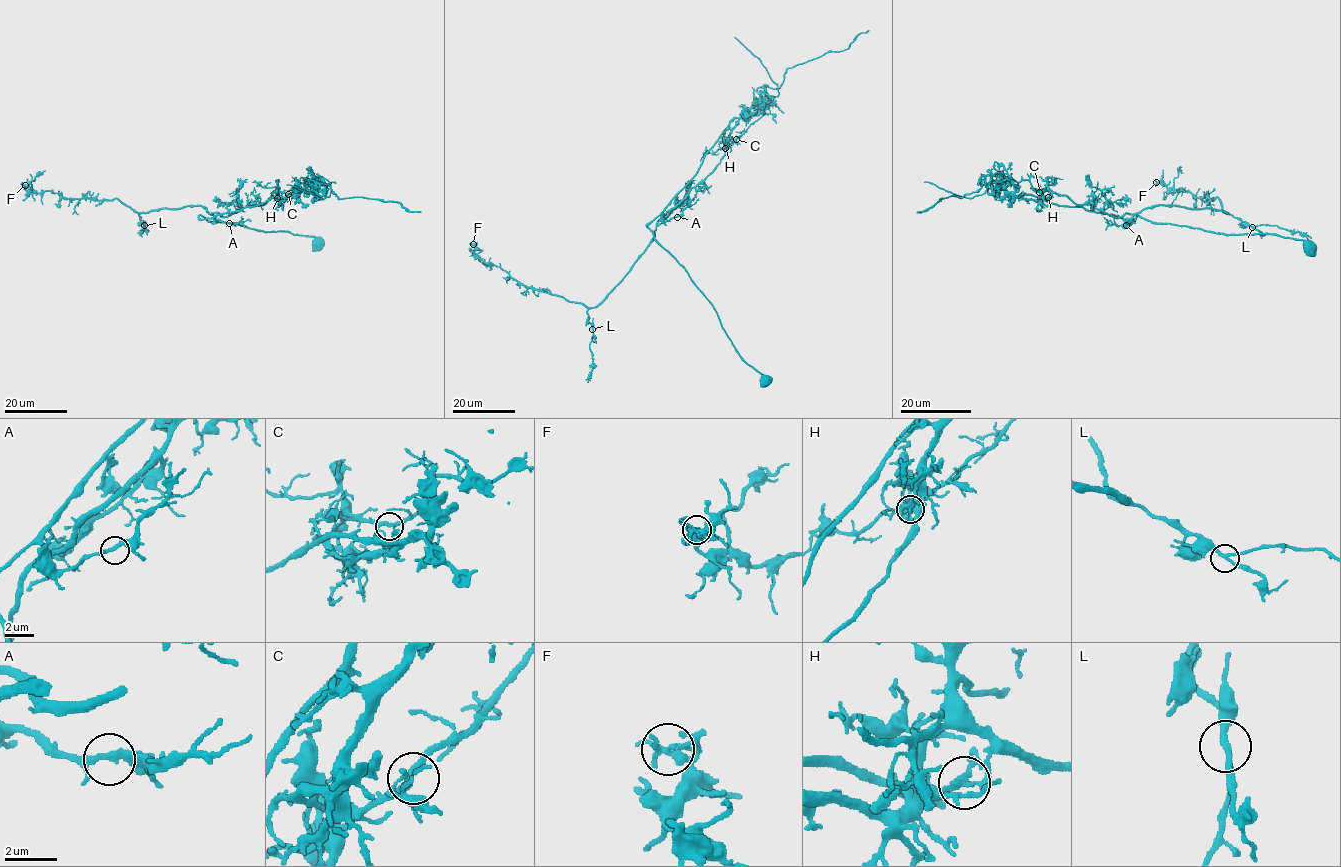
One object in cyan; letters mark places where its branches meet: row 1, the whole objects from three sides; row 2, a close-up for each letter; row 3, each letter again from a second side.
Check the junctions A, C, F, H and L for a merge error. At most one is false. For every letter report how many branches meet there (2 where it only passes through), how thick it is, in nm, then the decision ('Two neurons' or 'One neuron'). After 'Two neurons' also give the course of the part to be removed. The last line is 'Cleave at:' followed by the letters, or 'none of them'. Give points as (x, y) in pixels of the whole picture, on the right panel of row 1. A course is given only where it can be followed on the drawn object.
A: Branches: 3. Thickness 220 nm. One neuron
C: Branches: 3. Thickness 240 nm. One neuron
F: Branches: 3. Thickness 240 nm. One neuron
H: Branches: 3. Thickness 240 nm. Two neurons. Course of the part to remove: (1048, 197), (1066, 195), (1112, 217), (1163, 205), (1227, 213), (1217, 197), (1173, 187), (1180, 166)
L: Branches: 3. Thickness 220 nm. One neuron
Cleave at: H

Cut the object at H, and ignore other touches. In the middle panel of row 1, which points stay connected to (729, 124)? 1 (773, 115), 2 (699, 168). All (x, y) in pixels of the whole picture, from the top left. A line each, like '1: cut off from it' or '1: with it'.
1: cut off from it
2: with it

